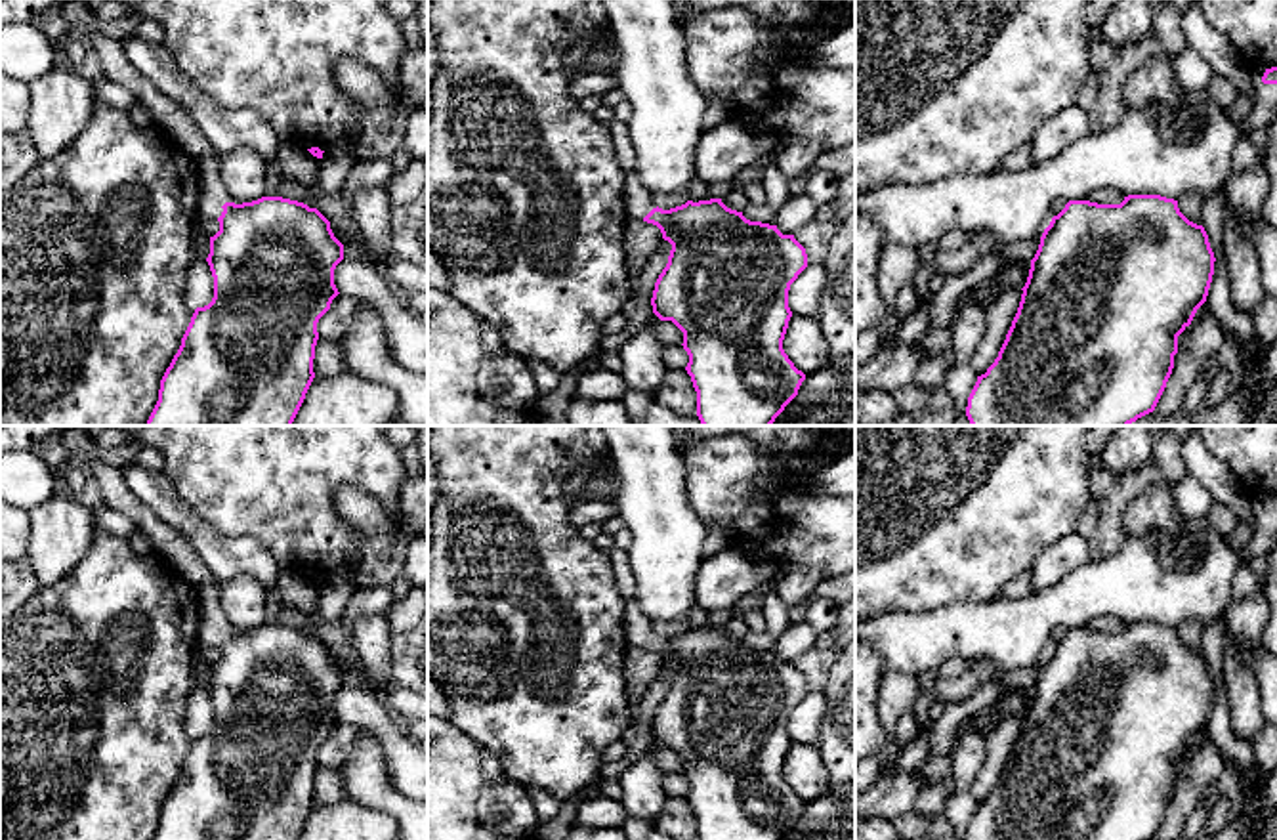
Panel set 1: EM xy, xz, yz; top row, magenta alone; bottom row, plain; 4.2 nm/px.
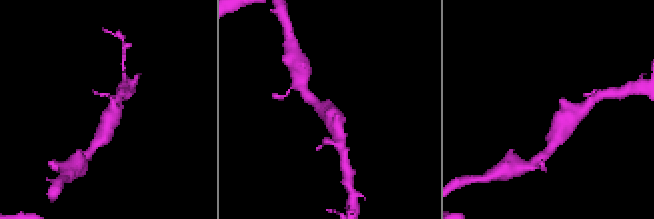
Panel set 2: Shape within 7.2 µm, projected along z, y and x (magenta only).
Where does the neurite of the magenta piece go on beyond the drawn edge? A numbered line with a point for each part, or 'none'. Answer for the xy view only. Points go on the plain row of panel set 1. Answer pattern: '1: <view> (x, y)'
1: xy (214, 623)

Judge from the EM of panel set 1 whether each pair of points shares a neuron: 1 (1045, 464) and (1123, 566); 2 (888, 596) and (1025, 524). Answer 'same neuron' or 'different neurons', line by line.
1: different neurons
2: same neuron

